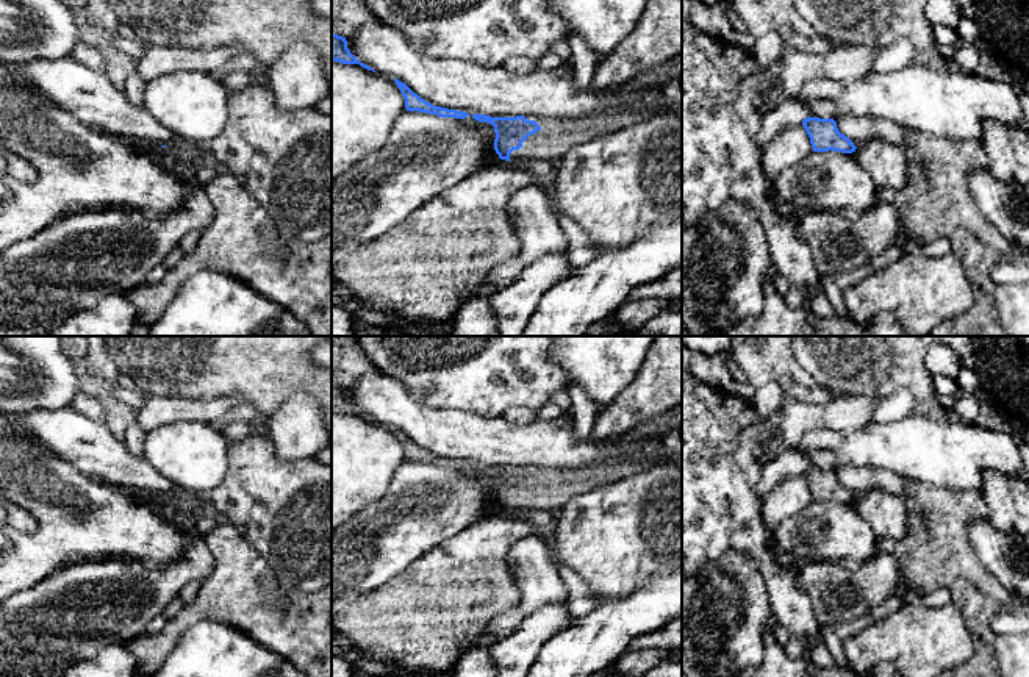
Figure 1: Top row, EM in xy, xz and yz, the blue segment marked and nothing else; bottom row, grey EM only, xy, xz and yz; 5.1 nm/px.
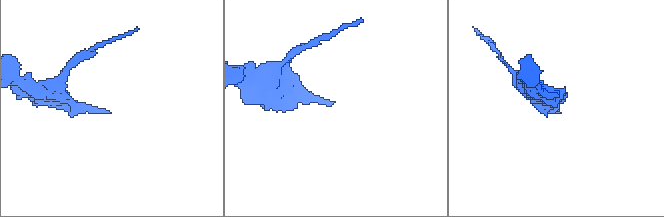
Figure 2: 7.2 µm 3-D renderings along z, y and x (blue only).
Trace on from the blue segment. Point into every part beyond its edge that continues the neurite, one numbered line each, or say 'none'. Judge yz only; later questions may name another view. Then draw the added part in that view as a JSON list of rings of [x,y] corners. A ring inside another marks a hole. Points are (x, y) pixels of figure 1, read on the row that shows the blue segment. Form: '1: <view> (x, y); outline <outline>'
none

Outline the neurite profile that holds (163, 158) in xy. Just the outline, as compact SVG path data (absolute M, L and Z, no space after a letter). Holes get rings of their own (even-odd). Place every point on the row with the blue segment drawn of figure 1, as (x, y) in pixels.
M128 142L128 144L139 145L141 149L144 149L153 158L155 163L158 163L164 169L175 172L178 177L181 177L185 180L194 181L194 177L192 177L194 169L183 164L174 155L164 152L161 147L152 147L149 144L138 144L138 142Z

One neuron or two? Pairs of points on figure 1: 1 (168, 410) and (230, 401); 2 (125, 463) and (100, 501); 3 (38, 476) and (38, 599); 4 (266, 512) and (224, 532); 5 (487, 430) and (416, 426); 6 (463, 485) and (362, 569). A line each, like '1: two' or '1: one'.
1: one
2: two
3: two
4: two
5: one
6: one

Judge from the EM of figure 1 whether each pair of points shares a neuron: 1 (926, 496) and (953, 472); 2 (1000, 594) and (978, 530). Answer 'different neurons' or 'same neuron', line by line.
1: different neurons
2: different neurons

